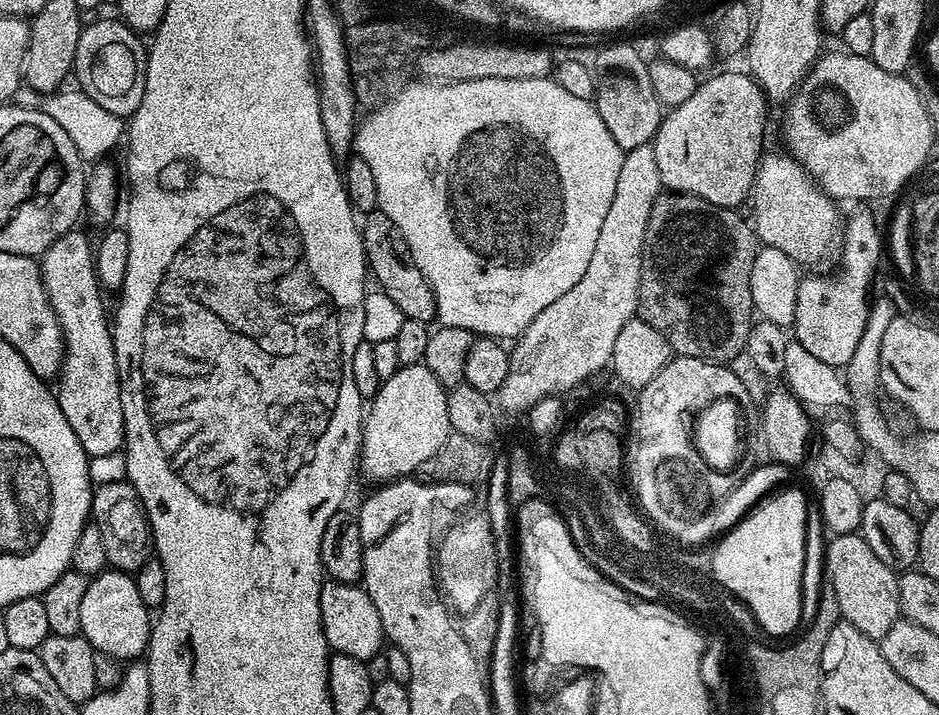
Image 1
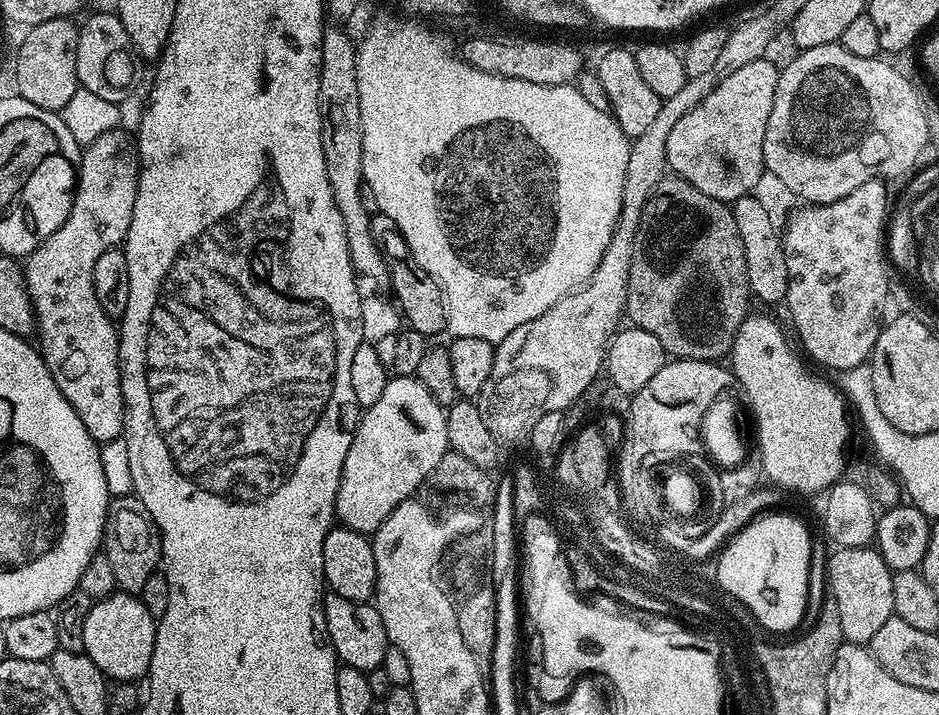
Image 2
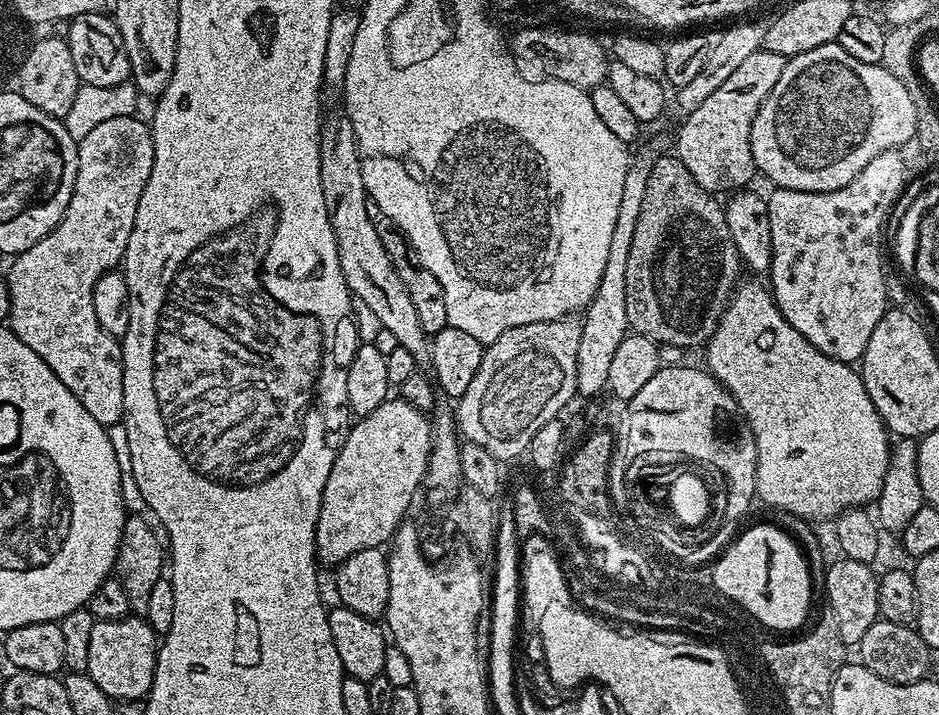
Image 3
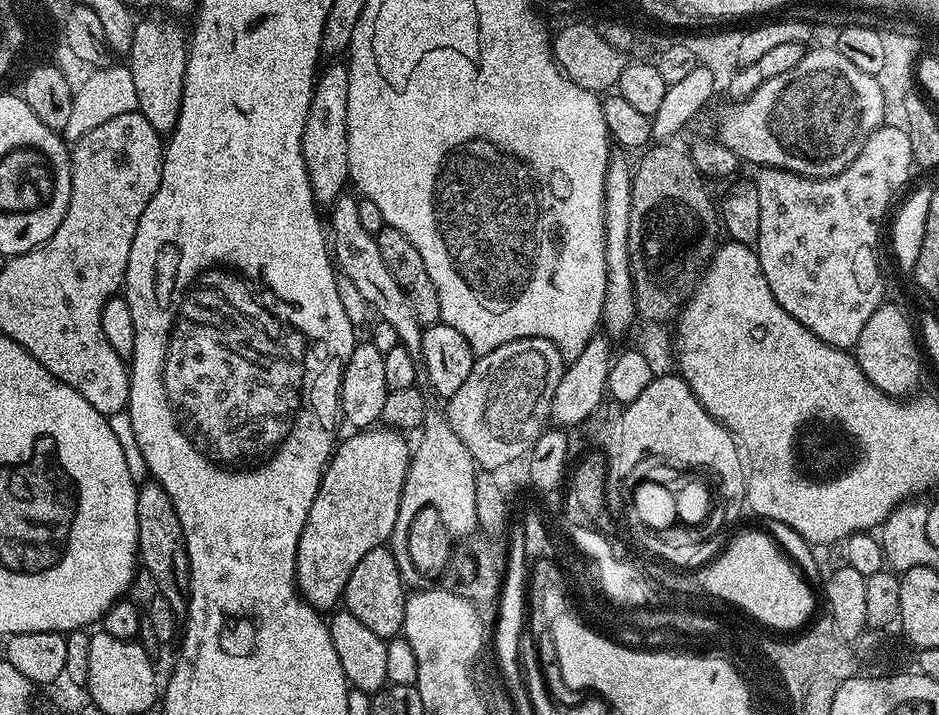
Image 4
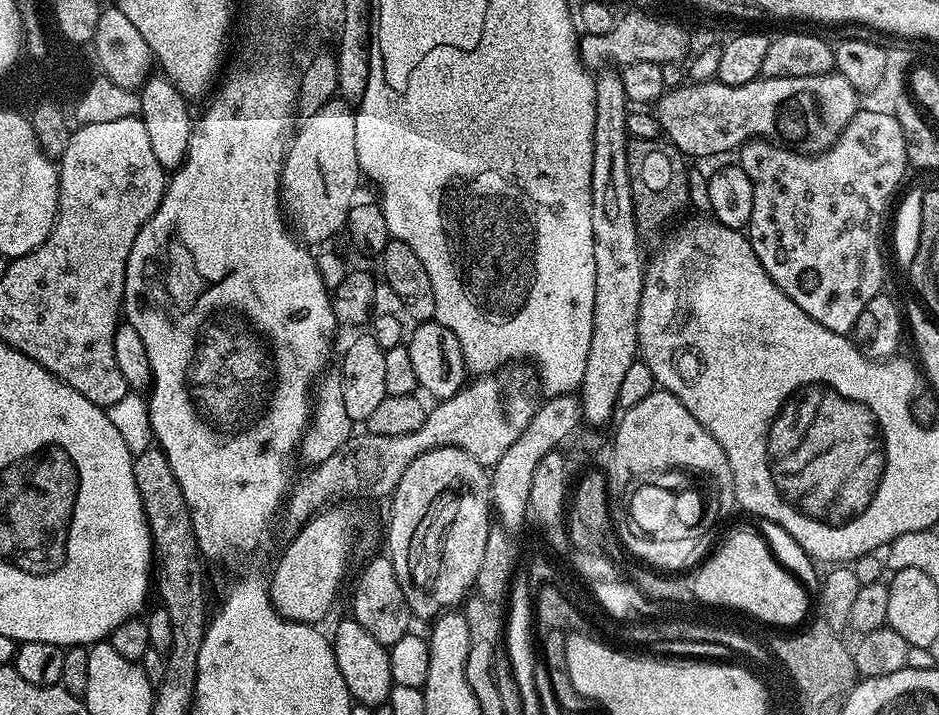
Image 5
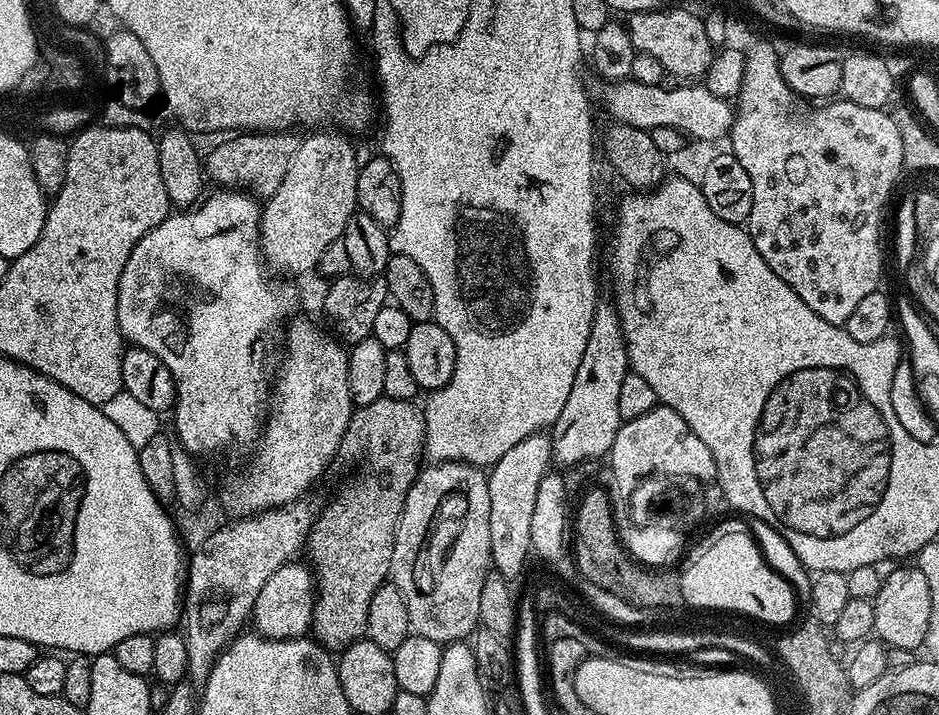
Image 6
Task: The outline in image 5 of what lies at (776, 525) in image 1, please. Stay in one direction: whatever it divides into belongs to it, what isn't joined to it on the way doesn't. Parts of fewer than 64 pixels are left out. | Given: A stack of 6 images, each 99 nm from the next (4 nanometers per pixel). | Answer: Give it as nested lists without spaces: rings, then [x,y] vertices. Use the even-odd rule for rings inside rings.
[[[756,530],[736,532],[701,568],[695,569],[694,590],[708,600],[734,602],[740,608],[752,608],[752,613],[769,616],[768,625],[805,623],[808,597],[803,584],[787,571],[768,549],[767,542]]]

